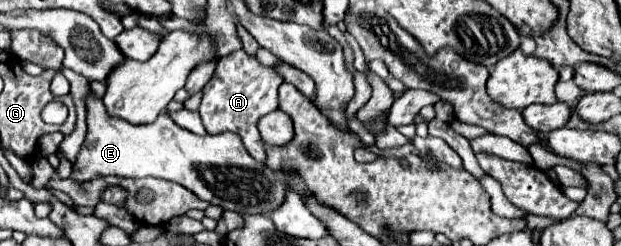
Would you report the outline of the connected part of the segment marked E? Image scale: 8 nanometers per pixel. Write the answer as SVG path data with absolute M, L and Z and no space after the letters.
M87 99L87 139L73 165L71 179L89 181L101 175L159 177L181 183L201 199L237 213L271 215L285 199L285 175L257 163L233 133L195 135L181 129L167 113L149 125L131 125L105 113L99 99Z

